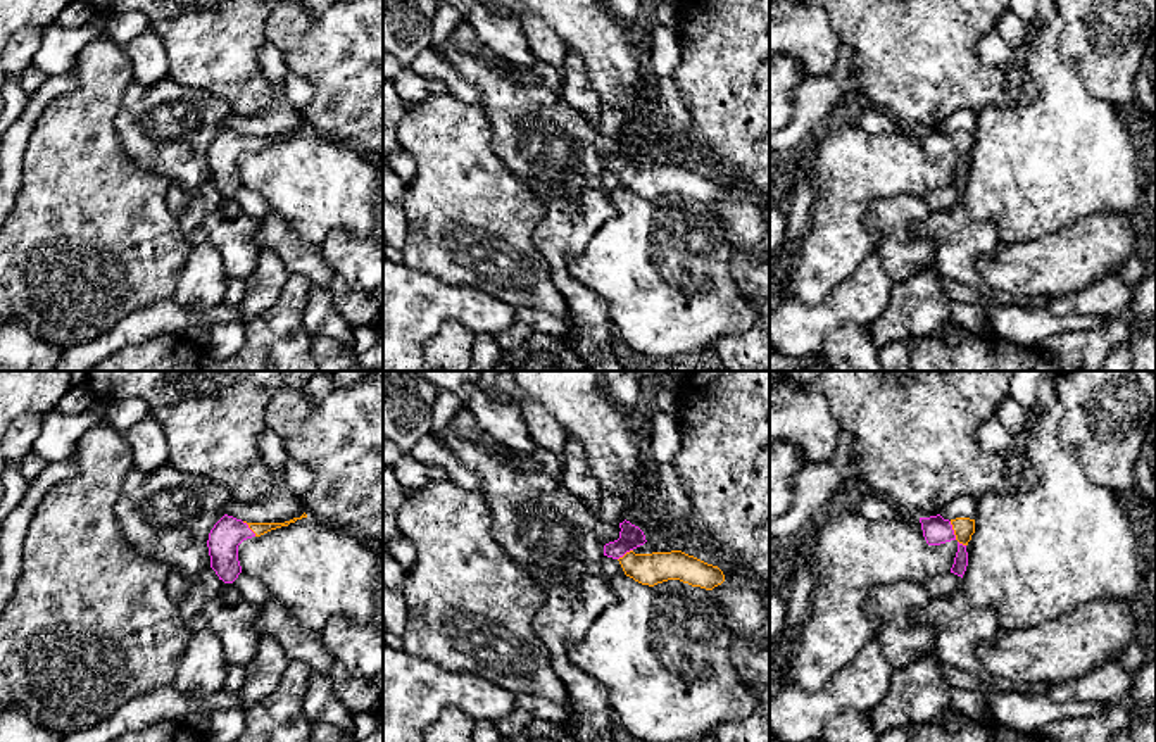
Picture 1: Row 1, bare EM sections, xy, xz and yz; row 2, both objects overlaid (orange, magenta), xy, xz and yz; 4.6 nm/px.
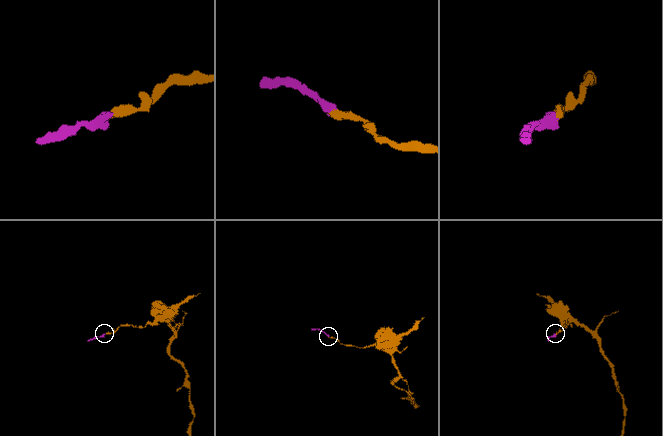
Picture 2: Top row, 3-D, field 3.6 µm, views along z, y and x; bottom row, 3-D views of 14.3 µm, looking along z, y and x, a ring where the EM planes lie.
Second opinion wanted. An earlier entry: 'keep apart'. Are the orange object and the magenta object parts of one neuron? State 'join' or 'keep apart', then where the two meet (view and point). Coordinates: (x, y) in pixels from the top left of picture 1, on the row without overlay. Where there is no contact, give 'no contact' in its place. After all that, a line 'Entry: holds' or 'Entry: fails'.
join | yz (954, 147)
Entry: fails

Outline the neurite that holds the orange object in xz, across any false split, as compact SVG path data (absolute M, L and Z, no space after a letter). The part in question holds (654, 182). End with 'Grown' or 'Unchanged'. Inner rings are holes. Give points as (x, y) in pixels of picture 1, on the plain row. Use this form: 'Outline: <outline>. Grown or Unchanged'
Outline: M626 133L619 136L619 141L619 152L604 159L604 169L618 173L625 188L635 195L654 200L668 193L680 193L706 204L725 195L718 179L682 164L635 167L633 164L647 155L644 145Z. Grown

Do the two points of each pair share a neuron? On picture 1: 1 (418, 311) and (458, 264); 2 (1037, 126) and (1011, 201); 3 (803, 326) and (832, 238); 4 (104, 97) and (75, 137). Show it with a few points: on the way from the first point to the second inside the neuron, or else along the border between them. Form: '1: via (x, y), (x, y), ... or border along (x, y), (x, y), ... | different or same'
1: border along (406, 266), (449, 283), (475, 285), (483, 292) | different
2: via (1037, 145), (1037, 166), (1030, 173), (1029, 182) | same
3: border along (841, 280), (813, 304), (804, 304), (791, 295) | different
4: via (94, 107), (80, 126) | same

